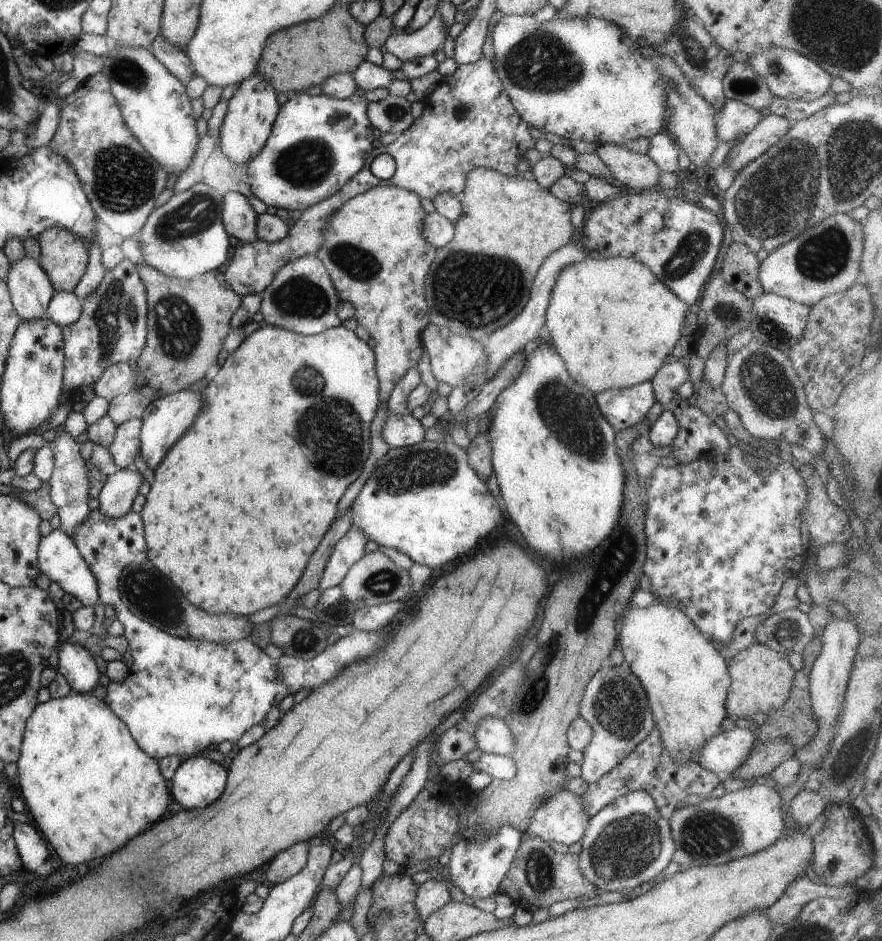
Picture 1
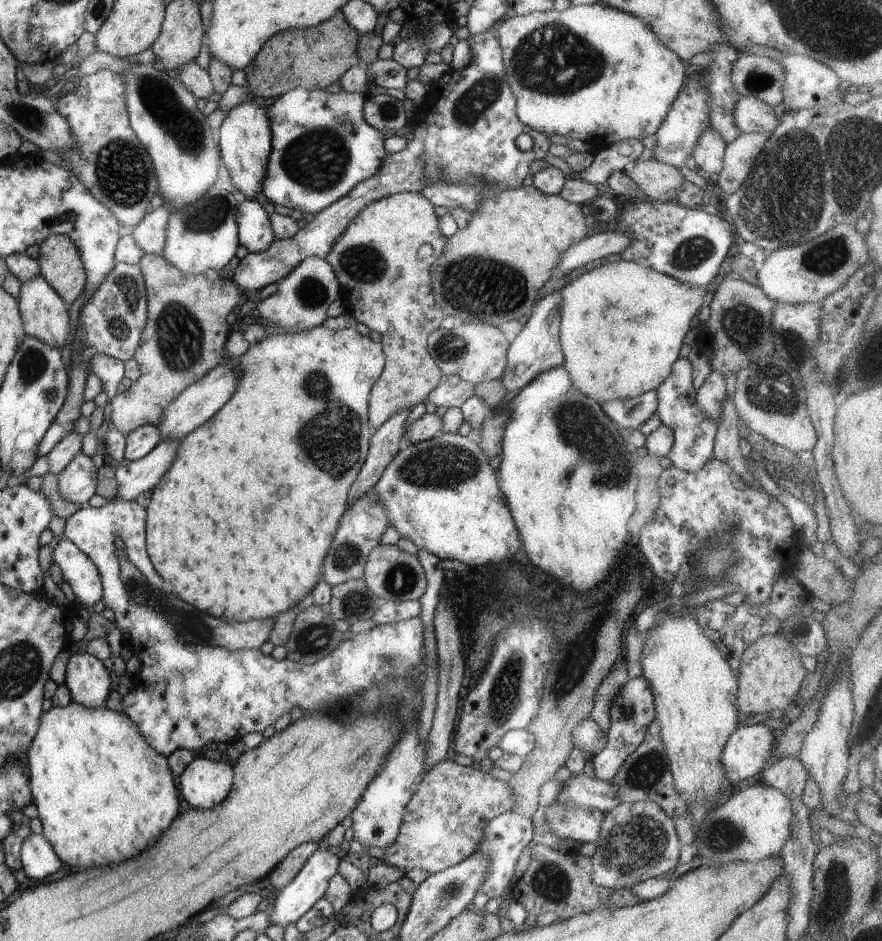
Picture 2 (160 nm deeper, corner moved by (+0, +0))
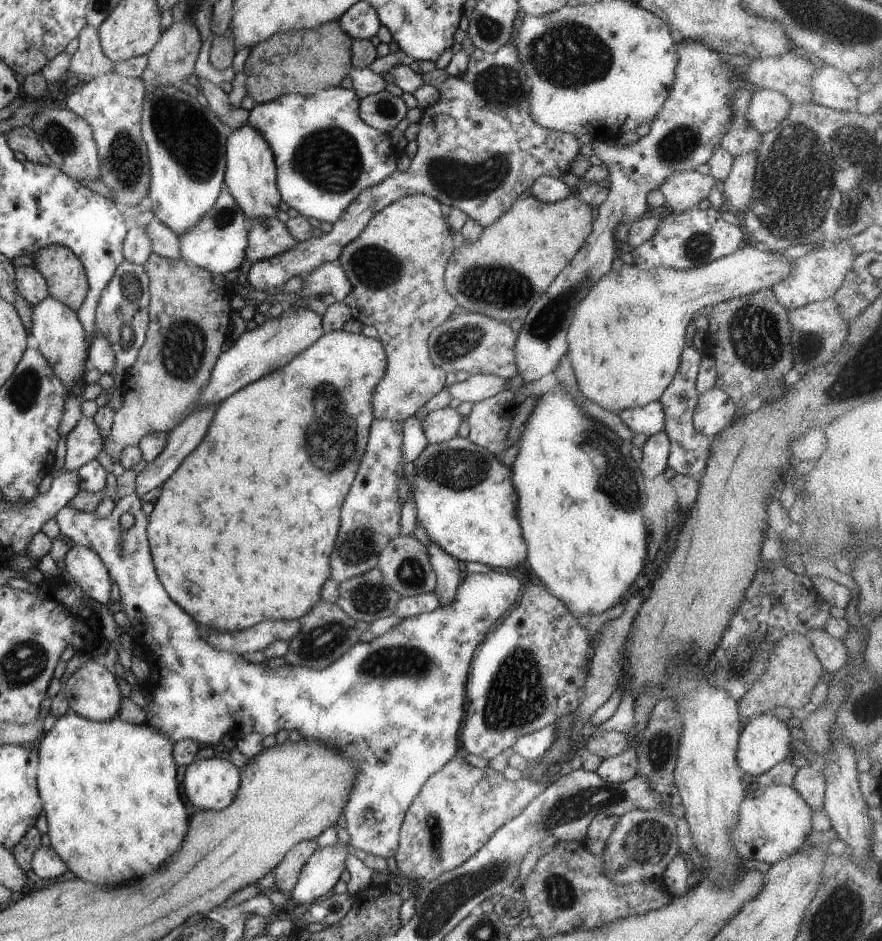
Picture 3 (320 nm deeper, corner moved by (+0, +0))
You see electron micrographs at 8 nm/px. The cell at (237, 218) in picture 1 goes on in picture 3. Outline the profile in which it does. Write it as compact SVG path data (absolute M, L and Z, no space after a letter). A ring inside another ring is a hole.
M276 218L247 221L247 248L245 256L252 263L268 259L296 245L287 227Z

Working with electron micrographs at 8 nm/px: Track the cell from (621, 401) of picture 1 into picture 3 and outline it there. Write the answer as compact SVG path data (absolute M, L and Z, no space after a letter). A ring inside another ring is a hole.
M651 401L637 408L623 409L617 415L634 434L641 432L648 437L664 430L664 412L661 403L658 401Z

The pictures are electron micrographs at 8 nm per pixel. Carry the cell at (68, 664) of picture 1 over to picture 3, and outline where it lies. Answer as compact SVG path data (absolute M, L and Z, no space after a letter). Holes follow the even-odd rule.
M90 658L69 676L61 688L64 690L68 707L77 716L100 723L117 718L119 701L122 697L117 690L113 671L107 669L101 661L93 662Z

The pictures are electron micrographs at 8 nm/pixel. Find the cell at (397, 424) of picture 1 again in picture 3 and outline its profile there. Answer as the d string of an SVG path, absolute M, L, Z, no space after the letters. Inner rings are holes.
M450 407L429 411L421 422L426 441L429 444L442 443L457 436L462 417L456 409Z

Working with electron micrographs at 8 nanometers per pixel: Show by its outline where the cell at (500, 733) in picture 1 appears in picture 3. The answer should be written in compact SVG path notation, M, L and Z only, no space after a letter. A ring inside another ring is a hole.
M551 723L536 731L524 734L516 739L511 748L515 753L526 758L529 764L535 764L553 744L556 738L555 729L556 724Z

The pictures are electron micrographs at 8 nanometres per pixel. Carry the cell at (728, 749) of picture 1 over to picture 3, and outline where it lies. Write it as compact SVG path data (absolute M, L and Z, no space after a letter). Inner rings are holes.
M761 713L743 726L736 761L745 774L757 776L785 760L791 747L789 729L779 718Z

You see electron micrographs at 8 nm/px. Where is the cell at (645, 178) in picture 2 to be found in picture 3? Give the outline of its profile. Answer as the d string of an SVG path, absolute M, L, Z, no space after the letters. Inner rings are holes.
M677 170L674 173L671 173L663 181L663 184L661 184L658 190L661 191L663 198L665 198L664 204L669 206L673 213L678 213L697 206L700 200L707 197L714 185L720 186L719 182L717 182L717 180L715 180L710 174L702 175L695 170L681 172Z

